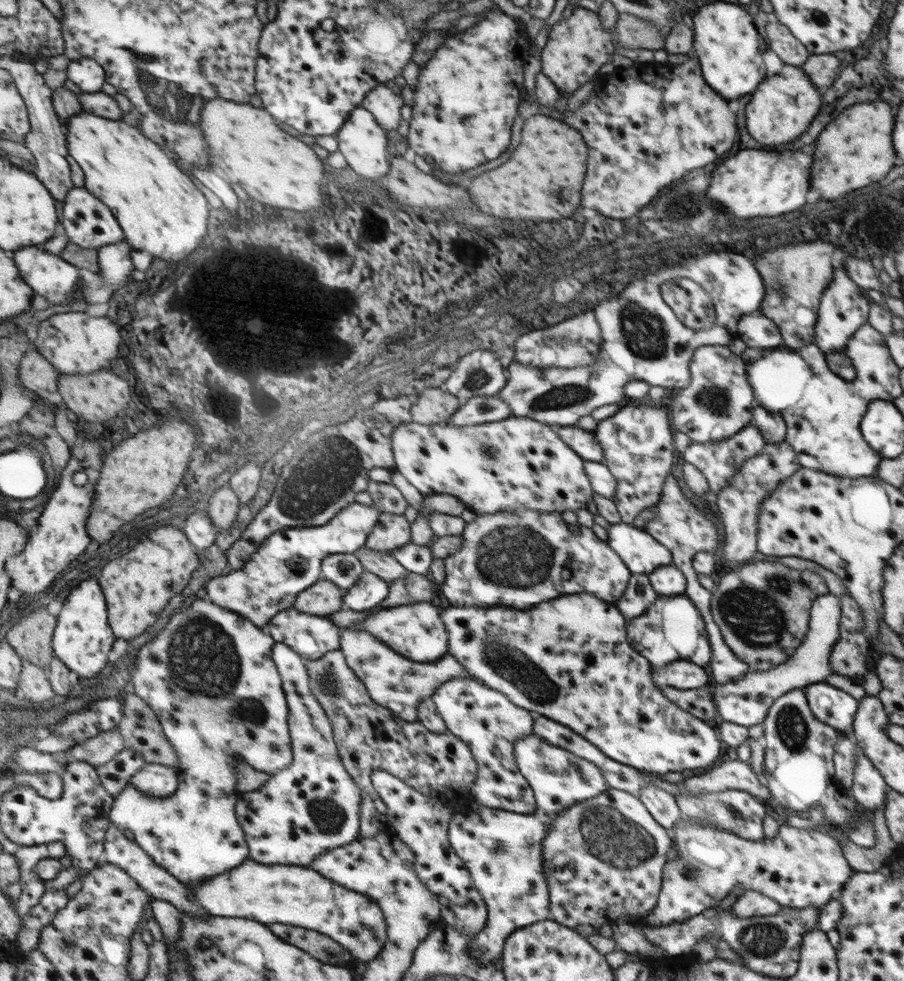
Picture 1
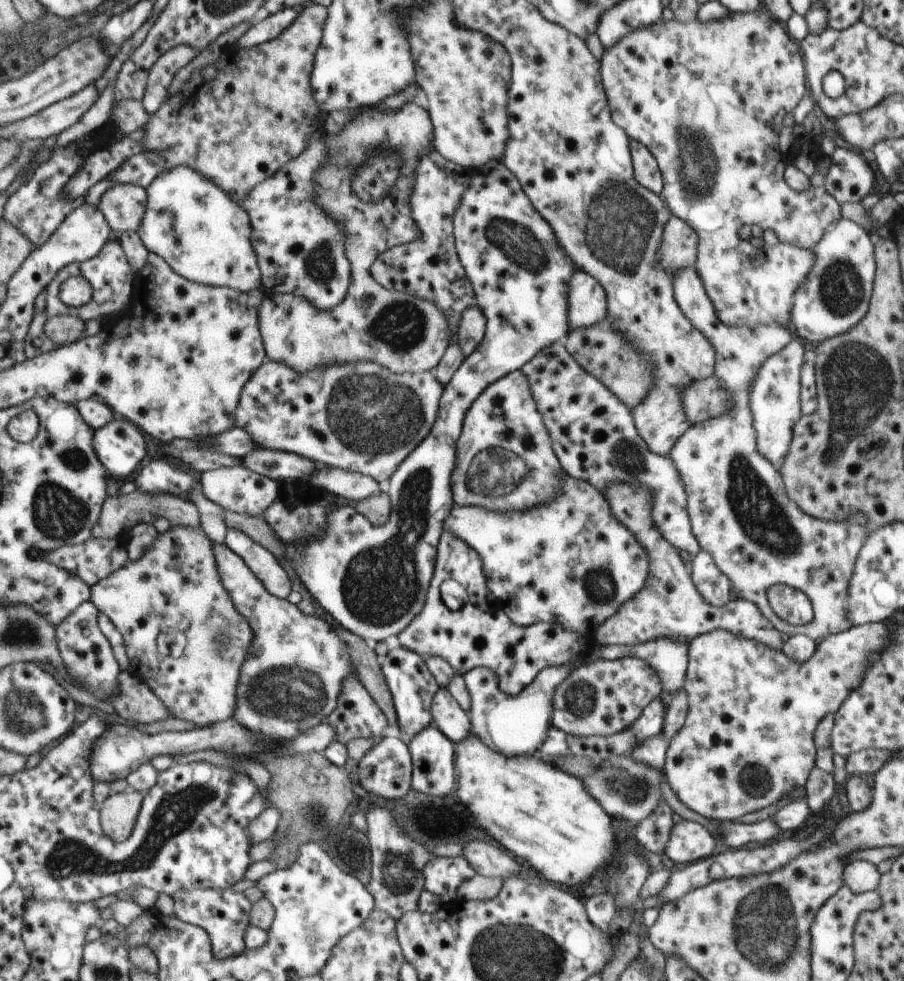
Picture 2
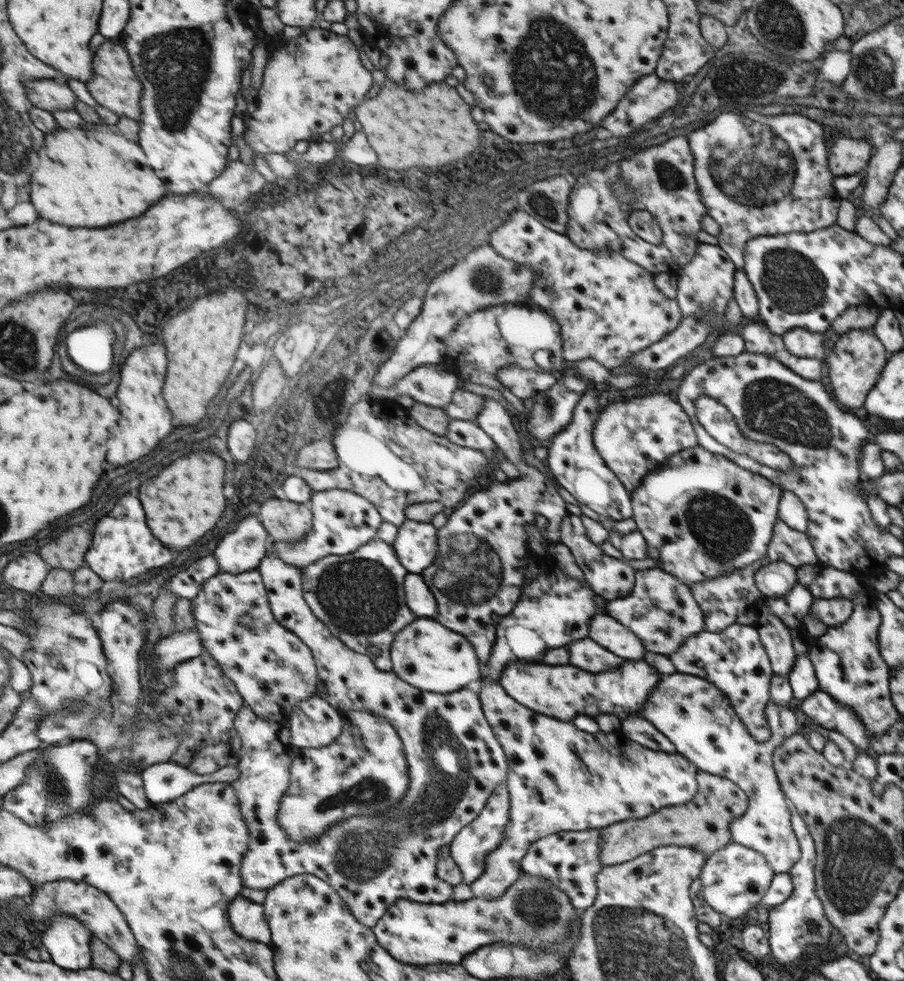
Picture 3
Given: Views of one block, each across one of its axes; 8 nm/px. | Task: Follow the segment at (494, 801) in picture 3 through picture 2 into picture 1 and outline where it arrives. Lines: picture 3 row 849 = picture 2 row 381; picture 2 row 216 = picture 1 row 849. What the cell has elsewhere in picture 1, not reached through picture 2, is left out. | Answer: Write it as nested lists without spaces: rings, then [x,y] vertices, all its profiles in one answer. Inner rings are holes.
[[[532,733],[517,740],[514,743],[514,750],[517,765],[524,777],[528,779],[534,796],[538,800],[534,814],[518,814],[475,802],[470,806],[465,806],[460,813],[454,813],[449,821],[450,842],[454,842],[454,850],[458,850],[458,854],[462,854],[460,857],[466,860],[466,866],[470,866],[470,874],[474,874],[474,882],[478,882],[477,889],[481,891],[481,894],[486,894],[483,898],[490,908],[488,924],[474,936],[474,942],[470,944],[472,953],[481,962],[495,962],[497,958],[503,956],[507,938],[518,929],[552,918],[549,907],[549,888],[543,867],[542,841],[560,813],[609,789],[609,783],[600,767],[580,758],[573,751],[546,742],[538,734]]]

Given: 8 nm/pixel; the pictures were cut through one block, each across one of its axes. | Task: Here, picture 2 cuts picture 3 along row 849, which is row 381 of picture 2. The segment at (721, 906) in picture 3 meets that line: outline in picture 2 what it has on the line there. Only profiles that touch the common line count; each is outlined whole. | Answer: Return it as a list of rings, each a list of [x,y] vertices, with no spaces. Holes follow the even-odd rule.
[[[695,267],[684,268],[674,274],[673,291],[678,306],[690,322],[713,343],[714,350],[717,351],[717,364],[714,366],[713,376],[720,382],[722,388],[730,392],[734,404],[730,412],[690,426],[672,450],[674,466],[678,462],[678,470],[686,474],[686,486],[690,486],[689,517],[692,519],[693,533],[702,538],[701,550],[711,554],[714,562],[729,578],[733,596],[749,599],[756,604],[762,615],[777,630],[788,636],[806,635],[812,640],[822,640],[832,634],[850,630],[852,624],[850,618],[846,616],[848,589],[850,578],[854,576],[854,564],[858,562],[858,554],[861,553],[867,536],[866,516],[856,512],[842,522],[828,522],[806,514],[789,497],[778,468],[757,449],[757,431],[754,428],[753,411],[750,410],[750,386],[754,382],[758,368],[768,360],[768,357],[778,354],[793,339],[795,335],[793,329],[780,324],[766,324],[766,326],[760,324],[752,330],[746,326],[728,326],[721,321],[709,293],[705,290],[705,283],[702,282],[701,275],[697,273]],[[779,583],[787,584],[790,588],[806,594],[813,608],[813,619],[810,624],[794,626],[780,620],[774,613],[766,594],[770,586]]]

